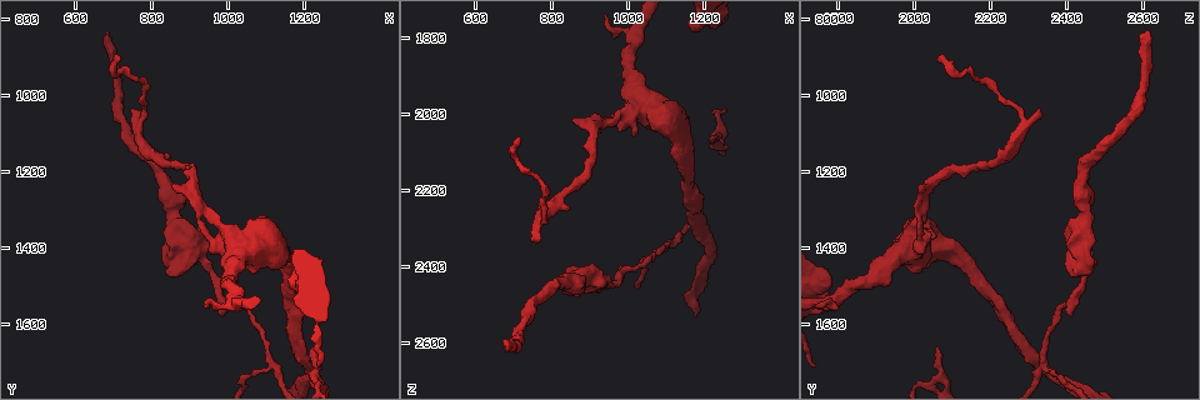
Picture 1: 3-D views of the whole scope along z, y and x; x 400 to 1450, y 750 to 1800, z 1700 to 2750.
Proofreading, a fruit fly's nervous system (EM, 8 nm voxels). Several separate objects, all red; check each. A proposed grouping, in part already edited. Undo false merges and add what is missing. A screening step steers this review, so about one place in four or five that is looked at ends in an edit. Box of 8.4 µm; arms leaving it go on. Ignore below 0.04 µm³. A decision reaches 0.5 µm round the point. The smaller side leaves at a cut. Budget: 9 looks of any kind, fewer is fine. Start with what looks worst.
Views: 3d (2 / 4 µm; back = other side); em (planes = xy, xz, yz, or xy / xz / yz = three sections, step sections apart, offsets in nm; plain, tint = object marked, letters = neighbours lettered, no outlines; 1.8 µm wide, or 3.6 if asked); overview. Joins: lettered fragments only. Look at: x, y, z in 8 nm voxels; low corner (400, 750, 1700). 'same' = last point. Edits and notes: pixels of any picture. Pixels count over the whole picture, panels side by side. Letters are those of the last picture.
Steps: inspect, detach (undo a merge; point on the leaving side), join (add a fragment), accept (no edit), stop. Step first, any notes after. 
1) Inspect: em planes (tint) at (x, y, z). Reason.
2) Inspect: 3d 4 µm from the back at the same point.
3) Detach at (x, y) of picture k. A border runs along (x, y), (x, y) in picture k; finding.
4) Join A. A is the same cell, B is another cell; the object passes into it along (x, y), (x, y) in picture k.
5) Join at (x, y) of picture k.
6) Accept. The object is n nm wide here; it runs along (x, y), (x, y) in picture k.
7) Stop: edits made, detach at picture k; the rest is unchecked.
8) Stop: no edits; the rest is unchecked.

Inspect: em planes (letters) at (685, 835, 2610).

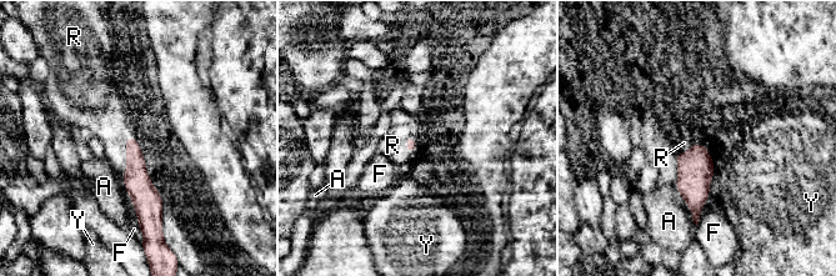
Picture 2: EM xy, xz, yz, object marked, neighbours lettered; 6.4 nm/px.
Join at (108, 120) of picture 2. R is the same cell, A, F and Y are other cells; the object passes into it along (136, 180), (126, 154), (108, 120) in picture 2; it goes on there.

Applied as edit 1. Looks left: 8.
Inspect: overview.

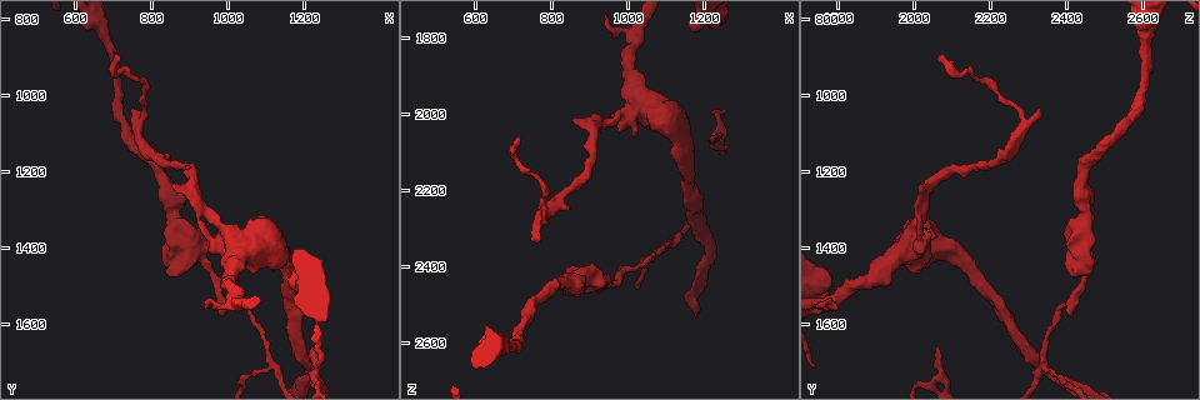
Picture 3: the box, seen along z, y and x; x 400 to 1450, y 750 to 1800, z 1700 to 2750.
Inspect: 3d 2 µm at (745, 1040, 2325). An open end.

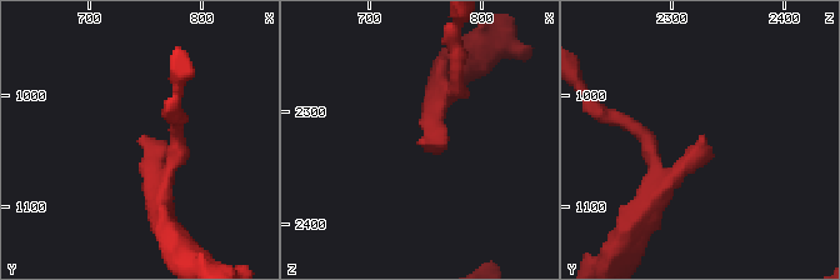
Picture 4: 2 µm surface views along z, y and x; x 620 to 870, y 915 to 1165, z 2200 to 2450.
Inspect: em planes (letters) at (744, 1044, 2326).

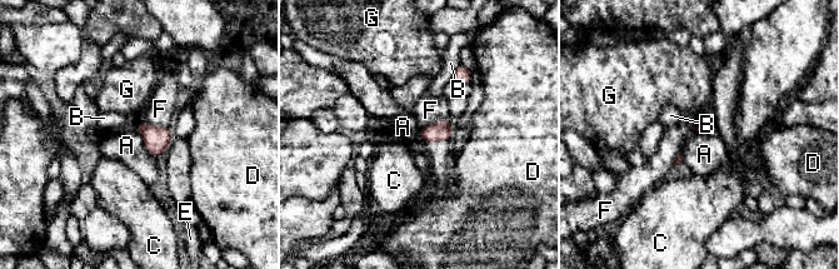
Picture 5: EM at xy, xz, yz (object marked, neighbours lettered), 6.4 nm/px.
Accept. A, B, C, D, E, F and G are other cells; a border runs along (135, 124), (145, 149), (155, 158) in picture 5; none of them fits.

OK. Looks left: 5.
Inspect: em planes (plain) at (860, 1470, 2405). Stops while still wide.

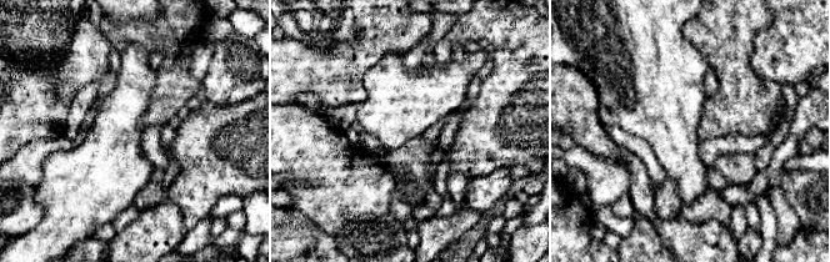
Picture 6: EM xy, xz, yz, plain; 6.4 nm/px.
Inspect: em planes (tint) at the same point. With the object marked.

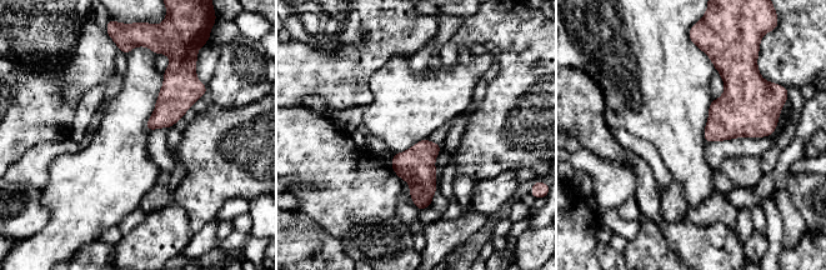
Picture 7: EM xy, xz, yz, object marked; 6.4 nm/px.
Inspect: em planes (letters) at the same point. What lies round it.

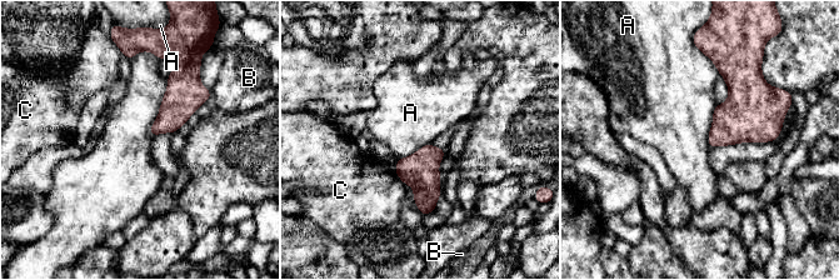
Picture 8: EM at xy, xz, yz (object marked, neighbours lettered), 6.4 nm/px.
Accept. The longest contact is with A, 400 nm; A, B and C are other cells; a border runs along (168, 76), (150, 128), (153, 136) in picture 8; none of them fits.

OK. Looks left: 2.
Inspect: em planes (tint) at (1005, 1370, 2060). Stops while still wide.

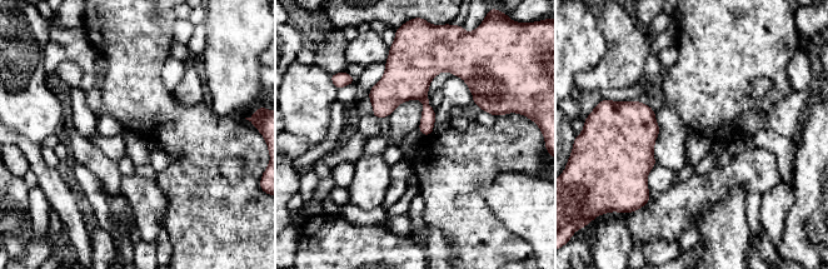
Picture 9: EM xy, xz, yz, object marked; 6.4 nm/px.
Inspect: em planes (letters) at the same point. What lies round it.

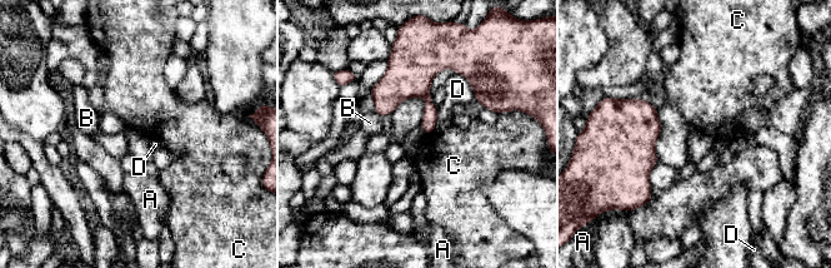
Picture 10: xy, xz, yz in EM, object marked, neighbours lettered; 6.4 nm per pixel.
Accept. A, B, C and D are other cells; a border runs along (434, 132), (427, 134) in picture 10; none of them fits.

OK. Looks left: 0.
Stop: edits made, join at picture 2; the rest is unchecked.

